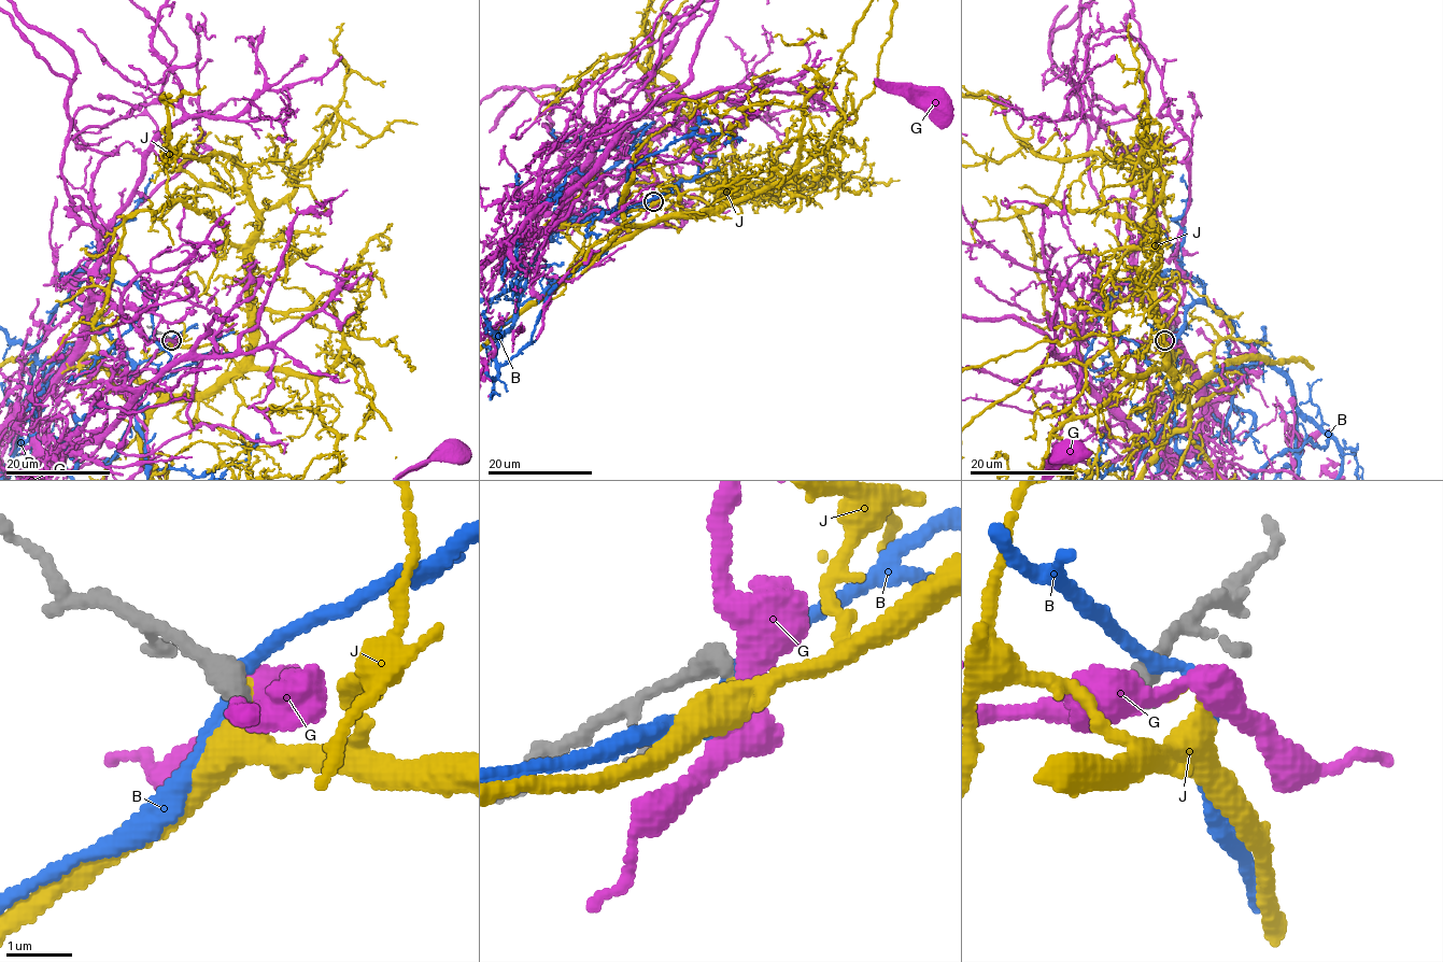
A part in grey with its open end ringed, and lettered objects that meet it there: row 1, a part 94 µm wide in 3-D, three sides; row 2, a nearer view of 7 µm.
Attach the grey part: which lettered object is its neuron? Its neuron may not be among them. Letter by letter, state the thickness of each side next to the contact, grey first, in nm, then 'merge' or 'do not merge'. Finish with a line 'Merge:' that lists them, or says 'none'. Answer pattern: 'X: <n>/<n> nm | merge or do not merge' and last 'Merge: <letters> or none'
B: 400/170 nm | do not merge
G: 380/360 nm | do not merge
J: 380/130 nm | merge
Merge: J

